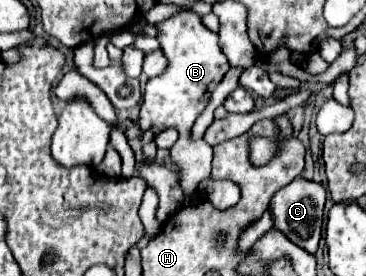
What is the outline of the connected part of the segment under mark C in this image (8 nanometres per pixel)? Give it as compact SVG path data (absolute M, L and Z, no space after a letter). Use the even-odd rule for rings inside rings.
M294 178L288 186L280 188L268 206L268 212L272 214L274 228L278 228L290 242L296 246L304 248L306 252L314 254L318 250L320 242L320 232L322 232L322 210L324 210L324 200L326 200L326 190L322 184L304 180L304 178Z

